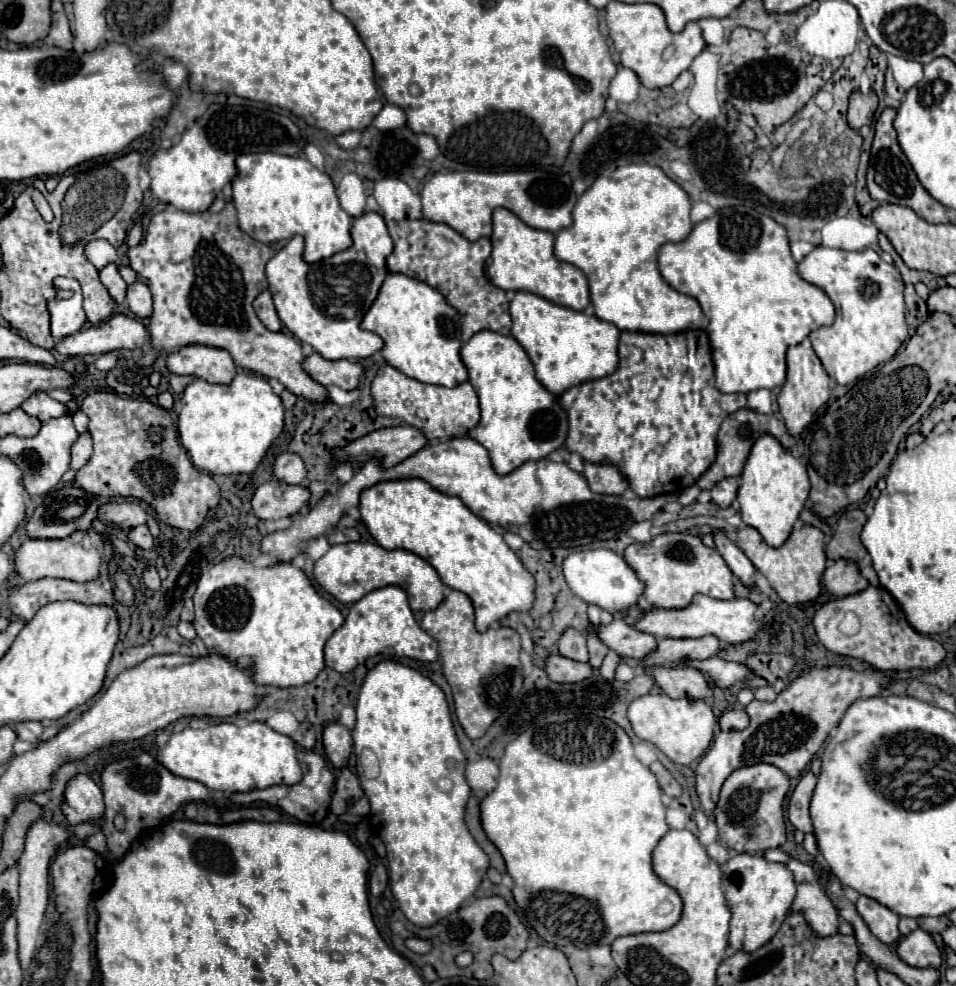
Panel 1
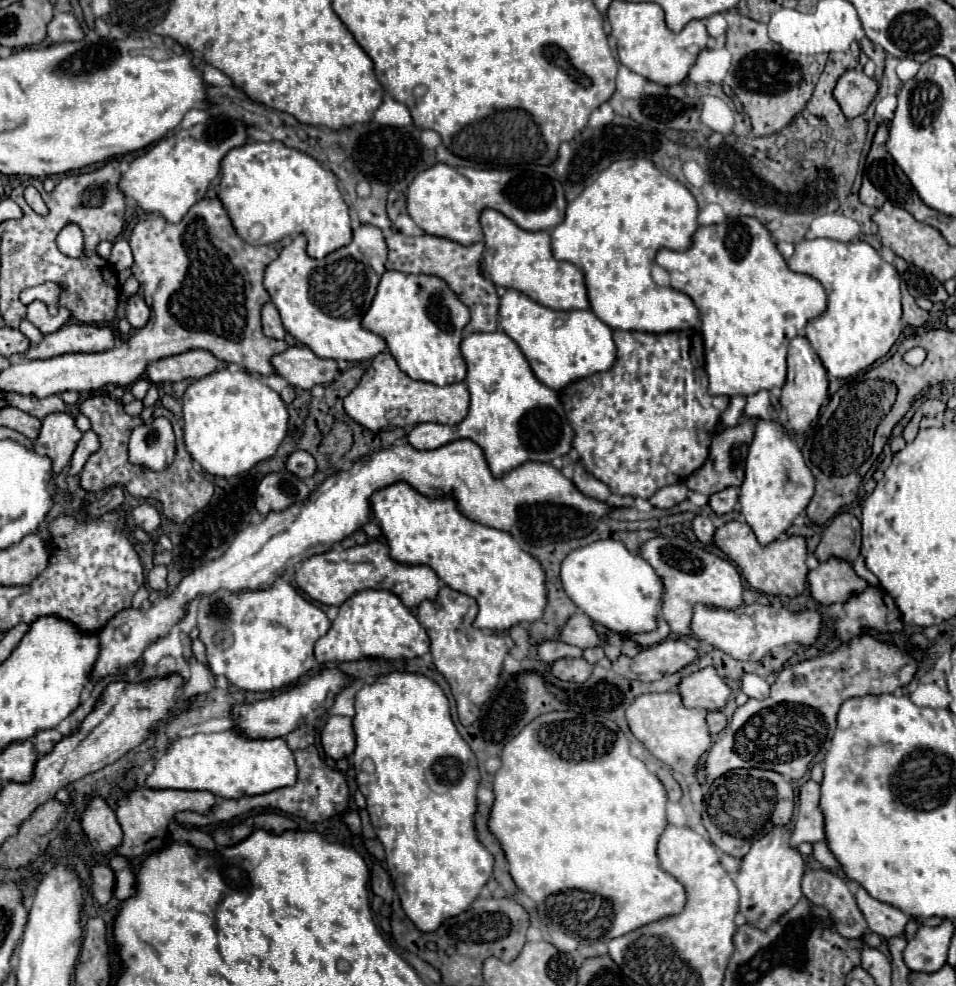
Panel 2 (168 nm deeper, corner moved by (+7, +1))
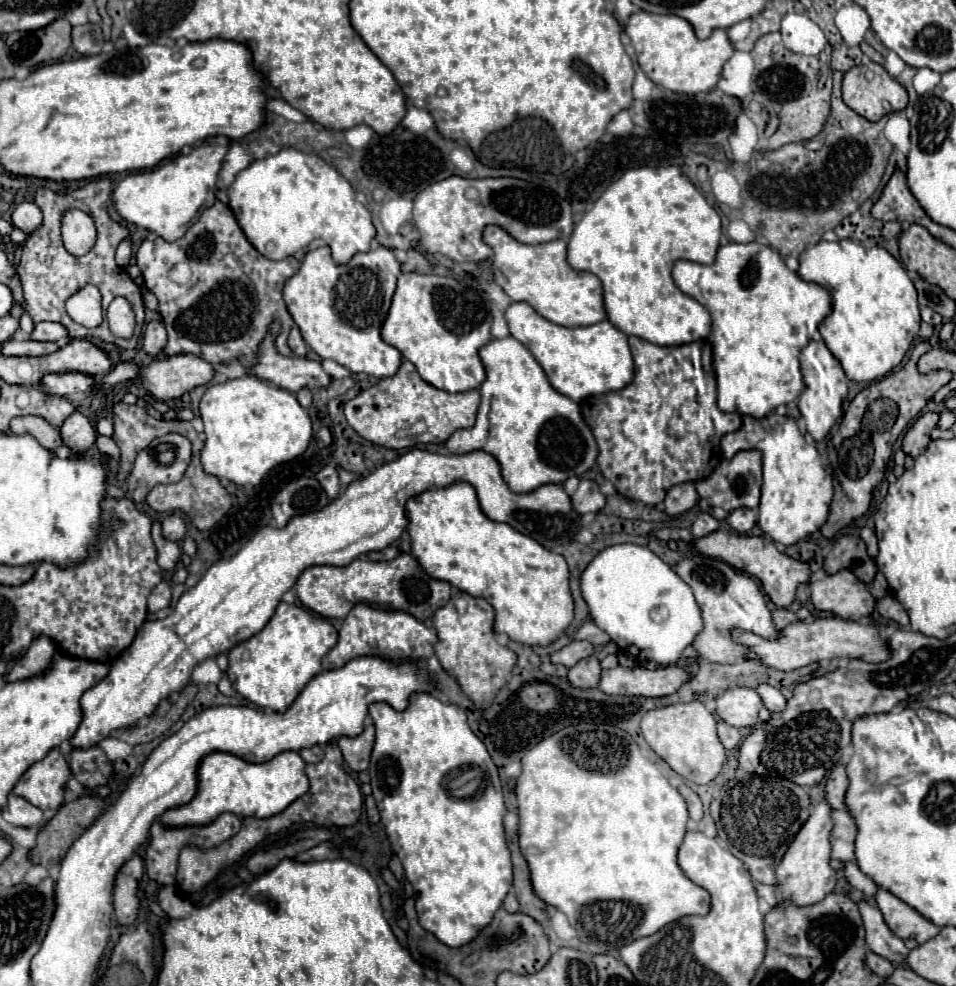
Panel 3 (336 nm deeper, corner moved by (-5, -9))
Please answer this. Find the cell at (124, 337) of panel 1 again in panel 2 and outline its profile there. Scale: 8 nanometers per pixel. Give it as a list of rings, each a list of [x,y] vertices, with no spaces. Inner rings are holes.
[[[66,324],[54,334],[44,336],[44,340],[24,354],[24,358],[54,358],[68,352],[104,352],[114,348],[116,340],[110,328],[90,326],[90,324]]]

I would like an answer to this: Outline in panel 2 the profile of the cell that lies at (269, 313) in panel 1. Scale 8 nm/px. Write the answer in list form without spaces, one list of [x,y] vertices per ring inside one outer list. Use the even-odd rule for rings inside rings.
[[[272,302],[266,304],[264,310],[262,310],[262,326],[264,326],[264,334],[270,336],[270,338],[282,340],[286,336],[286,330],[282,326],[280,314],[278,314],[278,310],[276,310],[276,306]]]

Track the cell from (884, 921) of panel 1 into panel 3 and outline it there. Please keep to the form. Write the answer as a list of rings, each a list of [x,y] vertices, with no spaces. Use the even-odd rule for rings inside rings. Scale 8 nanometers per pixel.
[[[884,888],[876,890],[874,900],[892,934],[902,940],[914,938],[918,944],[924,944],[926,940],[934,938],[940,932],[938,926],[934,926],[930,920],[920,916],[914,908],[910,908]]]

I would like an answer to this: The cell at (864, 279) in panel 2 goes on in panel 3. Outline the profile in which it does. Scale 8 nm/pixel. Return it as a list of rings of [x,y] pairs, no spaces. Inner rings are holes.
[[[820,240],[816,246],[804,250],[800,254],[800,268],[798,276],[808,282],[816,282],[824,286],[834,300],[832,314],[824,318],[824,322],[818,326],[824,344],[832,352],[832,356],[842,364],[846,378],[852,382],[870,382],[876,378],[882,378],[892,368],[896,368],[904,354],[908,352],[910,344],[914,342],[914,334],[920,328],[920,312],[918,312],[918,300],[916,300],[916,288],[912,280],[908,278],[906,270],[900,266],[900,262],[890,256],[884,248],[862,248],[860,244],[852,240],[836,240],[826,242]]]

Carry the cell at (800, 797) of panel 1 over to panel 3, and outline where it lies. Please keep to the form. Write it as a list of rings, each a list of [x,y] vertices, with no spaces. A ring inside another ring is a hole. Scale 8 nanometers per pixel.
[[[832,810],[834,828],[830,832],[832,858],[836,860],[854,860],[854,836],[856,824],[846,810]]]

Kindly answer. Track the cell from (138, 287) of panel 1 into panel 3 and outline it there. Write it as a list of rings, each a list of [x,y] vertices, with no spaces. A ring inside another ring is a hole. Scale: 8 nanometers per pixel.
[[[150,320],[144,328],[144,350],[154,356],[166,346],[166,328],[160,320]]]

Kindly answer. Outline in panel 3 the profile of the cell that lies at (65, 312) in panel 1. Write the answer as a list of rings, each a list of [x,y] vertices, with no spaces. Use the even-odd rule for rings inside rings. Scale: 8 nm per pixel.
[[[38,322],[30,338],[40,342],[66,342],[68,330],[58,322]]]

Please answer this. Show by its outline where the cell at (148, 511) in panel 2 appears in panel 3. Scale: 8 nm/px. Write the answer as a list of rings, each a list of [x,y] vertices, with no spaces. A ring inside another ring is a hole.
[[[170,514],[162,520],[164,538],[168,538],[172,542],[180,542],[184,532],[186,532],[186,524],[184,524],[184,518],[180,514]]]

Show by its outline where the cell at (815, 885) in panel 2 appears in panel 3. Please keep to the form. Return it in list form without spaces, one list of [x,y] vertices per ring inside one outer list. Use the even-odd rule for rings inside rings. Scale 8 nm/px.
[[[860,902],[858,910],[860,910],[862,922],[864,922],[868,950],[872,950],[874,954],[878,954],[878,956],[882,956],[882,958],[886,958],[894,964],[902,964],[908,956],[908,948],[884,924],[884,918],[882,918],[880,910],[870,906],[868,902]]]

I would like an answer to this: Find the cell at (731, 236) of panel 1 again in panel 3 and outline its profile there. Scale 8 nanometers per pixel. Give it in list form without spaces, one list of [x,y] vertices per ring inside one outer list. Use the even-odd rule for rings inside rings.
[[[728,242],[718,248],[714,264],[690,264],[678,260],[672,268],[676,286],[698,300],[712,316],[712,344],[714,344],[714,370],[718,382],[718,406],[724,412],[738,412],[750,416],[766,416],[780,404],[796,400],[804,388],[800,374],[800,350],[818,332],[818,324],[832,312],[832,296],[814,282],[804,282],[792,272],[782,256],[760,242]]]

